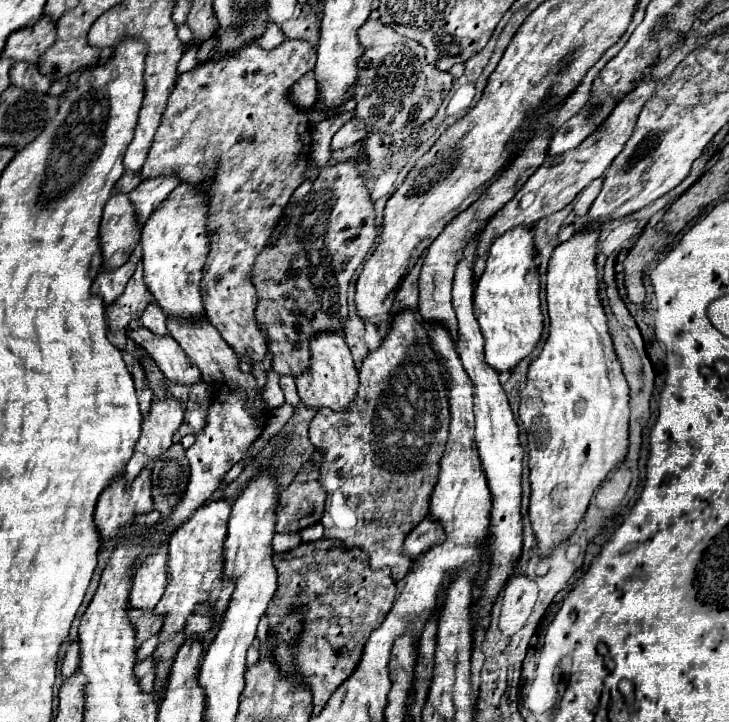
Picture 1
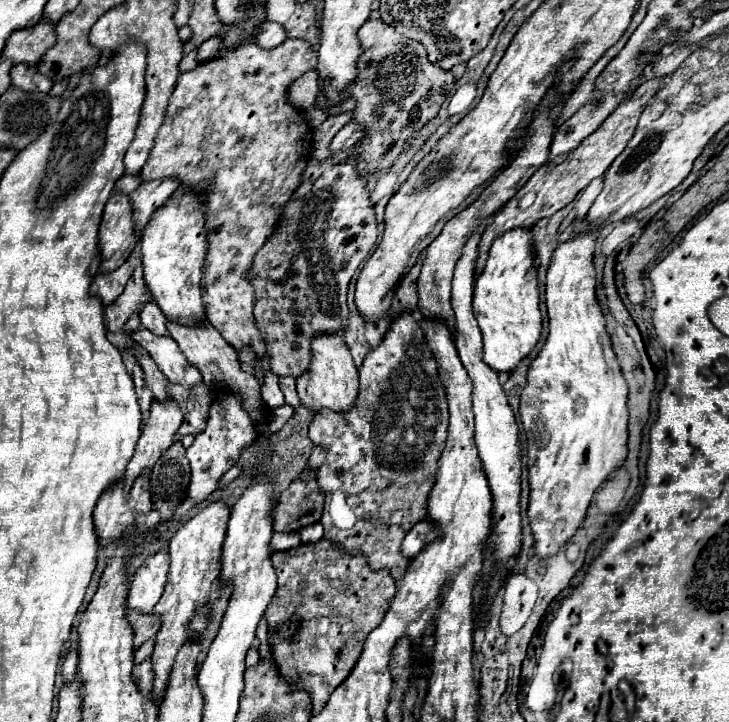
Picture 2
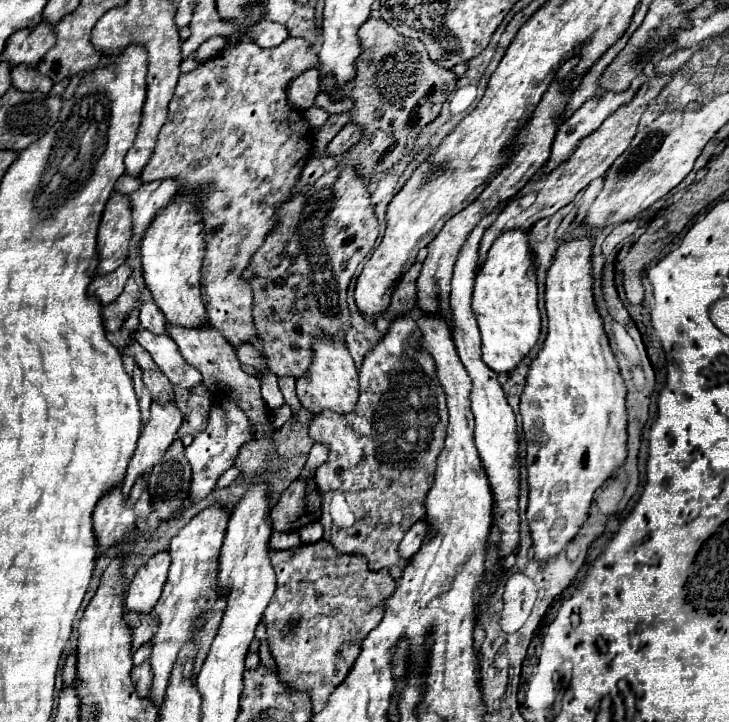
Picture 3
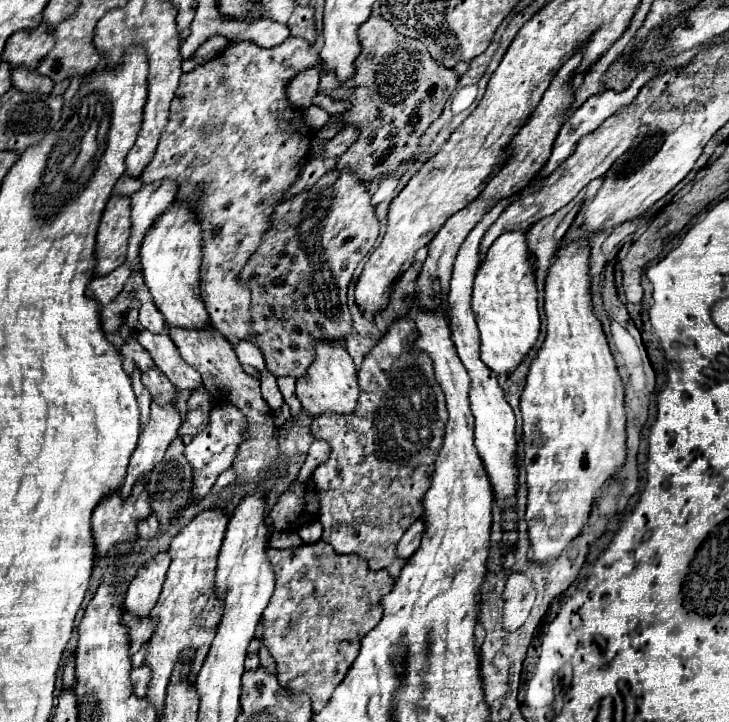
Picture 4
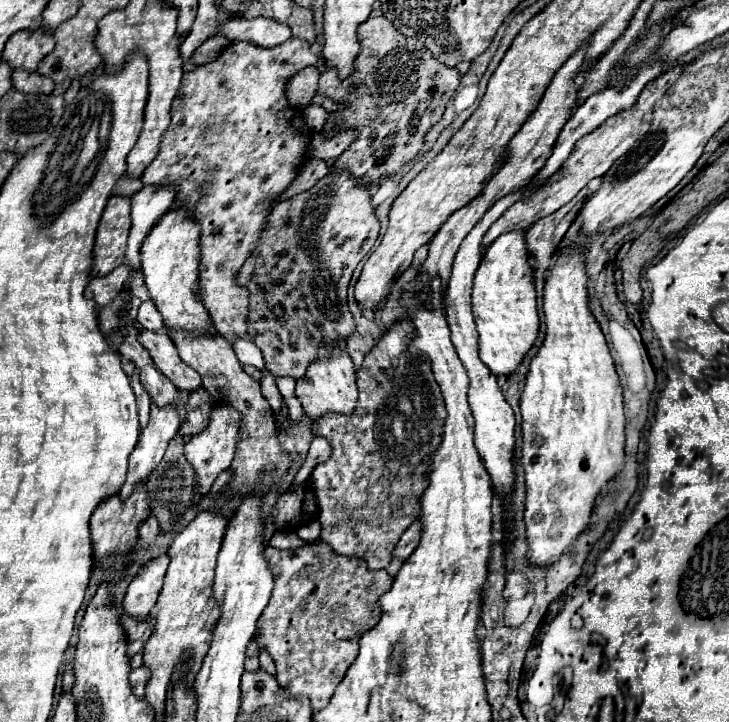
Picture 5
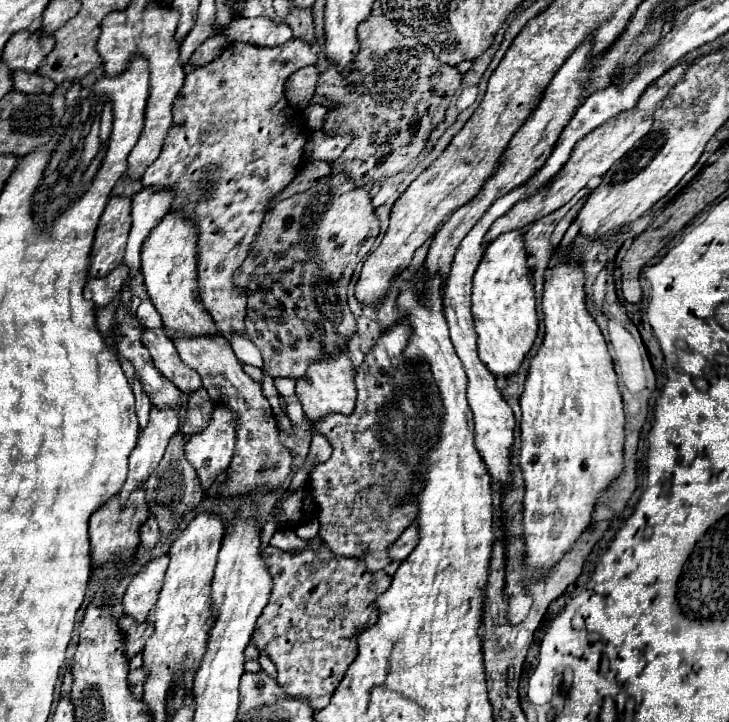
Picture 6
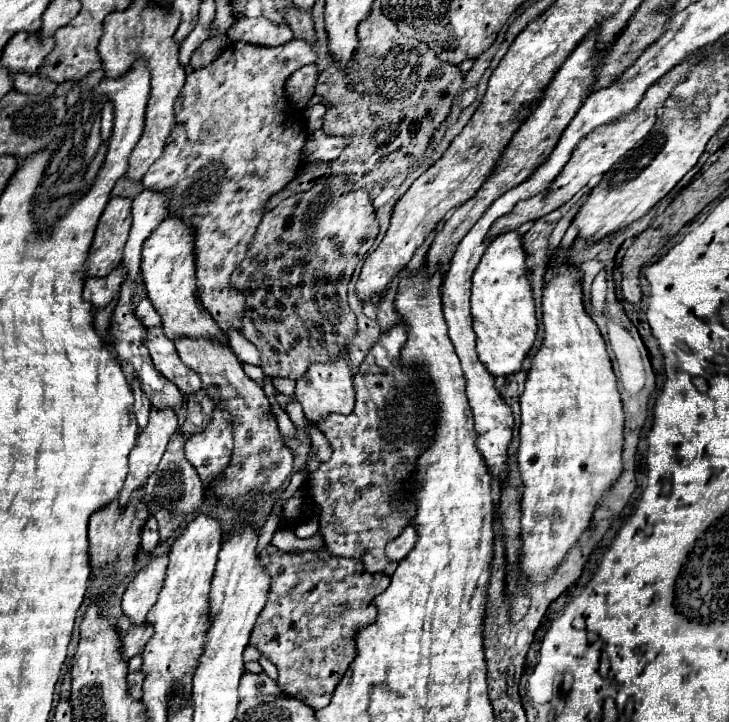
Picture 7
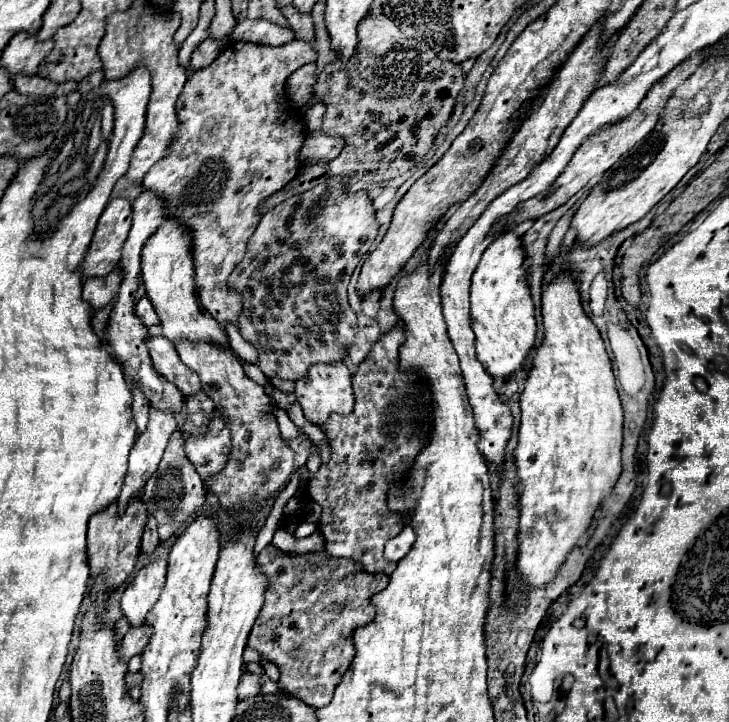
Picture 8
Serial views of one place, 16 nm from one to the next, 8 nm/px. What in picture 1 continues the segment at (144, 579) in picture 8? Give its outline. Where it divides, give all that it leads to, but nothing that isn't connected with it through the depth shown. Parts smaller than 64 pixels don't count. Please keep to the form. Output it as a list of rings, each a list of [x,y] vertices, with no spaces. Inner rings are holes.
[[[160,548],[156,554],[148,556],[144,564],[136,570],[128,598],[130,608],[150,612],[164,594],[166,572],[168,572],[168,554],[166,548]]]

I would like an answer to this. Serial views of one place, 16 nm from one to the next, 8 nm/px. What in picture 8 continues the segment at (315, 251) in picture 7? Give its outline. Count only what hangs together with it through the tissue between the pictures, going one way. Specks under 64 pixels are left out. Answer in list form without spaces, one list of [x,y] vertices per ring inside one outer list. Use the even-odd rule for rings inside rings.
[[[328,178],[312,190],[292,196],[262,216],[244,260],[232,270],[228,288],[242,298],[242,312],[238,316],[238,330],[246,342],[258,350],[256,366],[266,378],[300,380],[314,362],[338,362],[346,356],[356,338],[358,320],[348,304],[346,288],[354,268],[378,234],[374,208],[366,192],[346,194],[338,178]]]

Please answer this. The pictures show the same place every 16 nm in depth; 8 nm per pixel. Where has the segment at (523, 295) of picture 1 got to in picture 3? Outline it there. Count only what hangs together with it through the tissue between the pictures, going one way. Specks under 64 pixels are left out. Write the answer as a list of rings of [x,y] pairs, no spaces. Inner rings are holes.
[[[512,230],[498,236],[488,250],[488,258],[476,274],[472,310],[482,334],[482,360],[496,374],[510,374],[532,350],[540,336],[538,288],[532,252],[528,248],[528,232]]]

